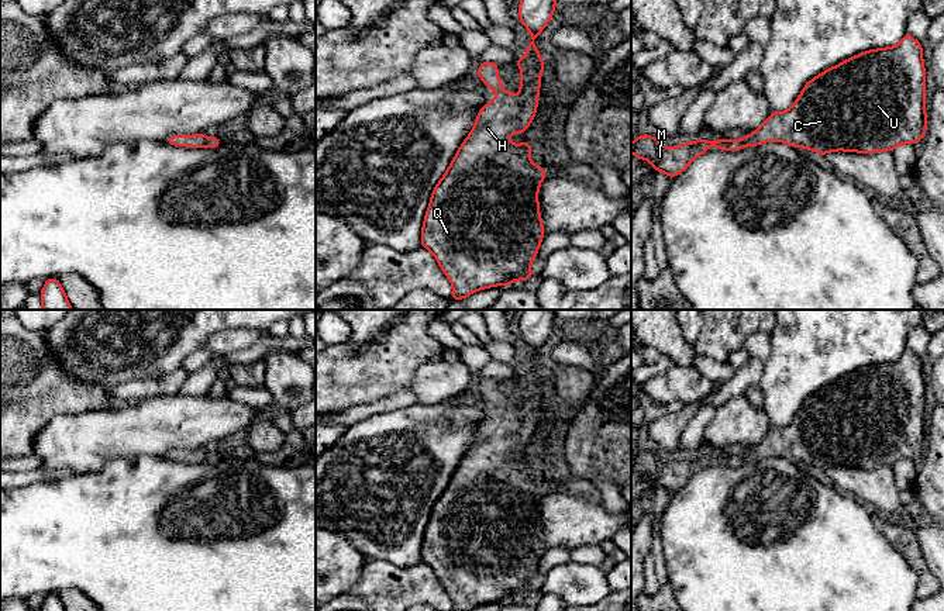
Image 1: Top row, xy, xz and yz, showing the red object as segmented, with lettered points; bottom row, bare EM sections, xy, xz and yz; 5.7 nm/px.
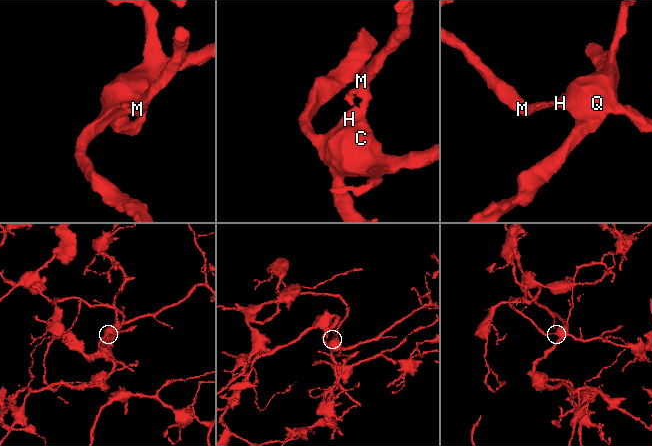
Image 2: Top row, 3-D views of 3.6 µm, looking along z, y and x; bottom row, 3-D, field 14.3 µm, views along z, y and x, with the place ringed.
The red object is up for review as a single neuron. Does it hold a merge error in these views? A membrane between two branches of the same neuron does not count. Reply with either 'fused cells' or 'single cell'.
single cell

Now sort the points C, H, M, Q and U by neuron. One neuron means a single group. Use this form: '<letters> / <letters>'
C H M Q U

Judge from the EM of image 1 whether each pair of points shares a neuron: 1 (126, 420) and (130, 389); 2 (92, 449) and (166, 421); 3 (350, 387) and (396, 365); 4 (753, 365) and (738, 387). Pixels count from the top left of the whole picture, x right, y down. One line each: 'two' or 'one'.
1: two
2: one
3: one
4: one

